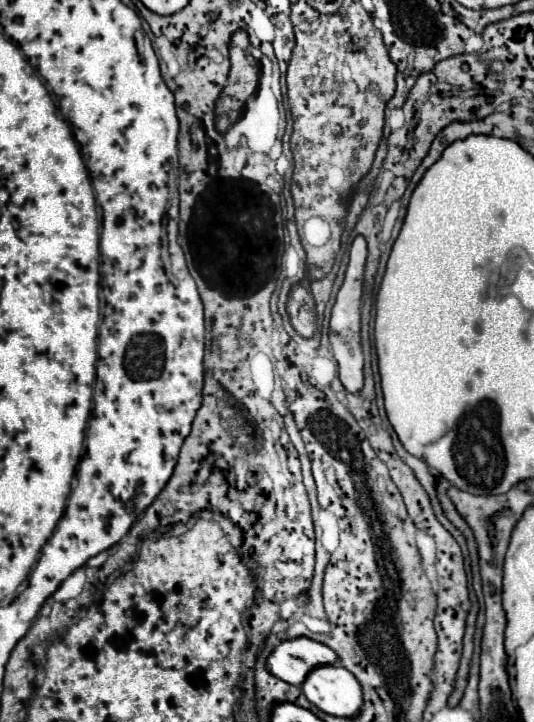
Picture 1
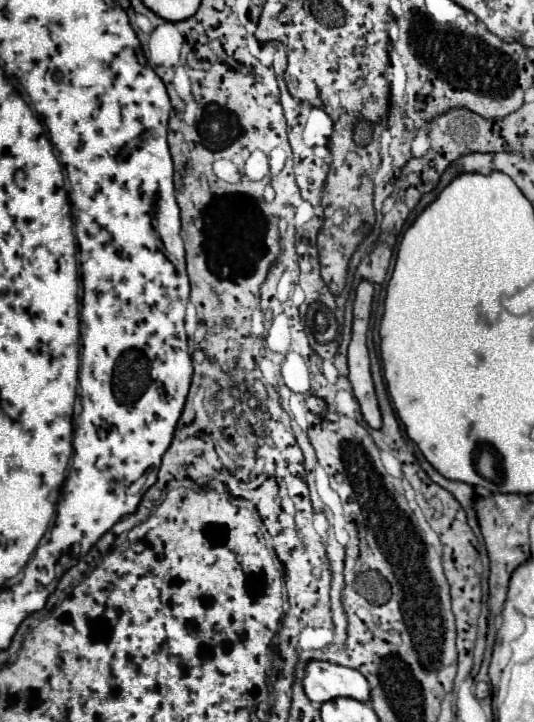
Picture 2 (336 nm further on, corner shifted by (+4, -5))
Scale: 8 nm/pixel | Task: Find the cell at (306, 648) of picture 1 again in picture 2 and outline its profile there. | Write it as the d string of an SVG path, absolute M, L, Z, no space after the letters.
M318 660L306 666L304 692L316 704L334 698L352 698L364 704L370 702L370 684L360 672Z

